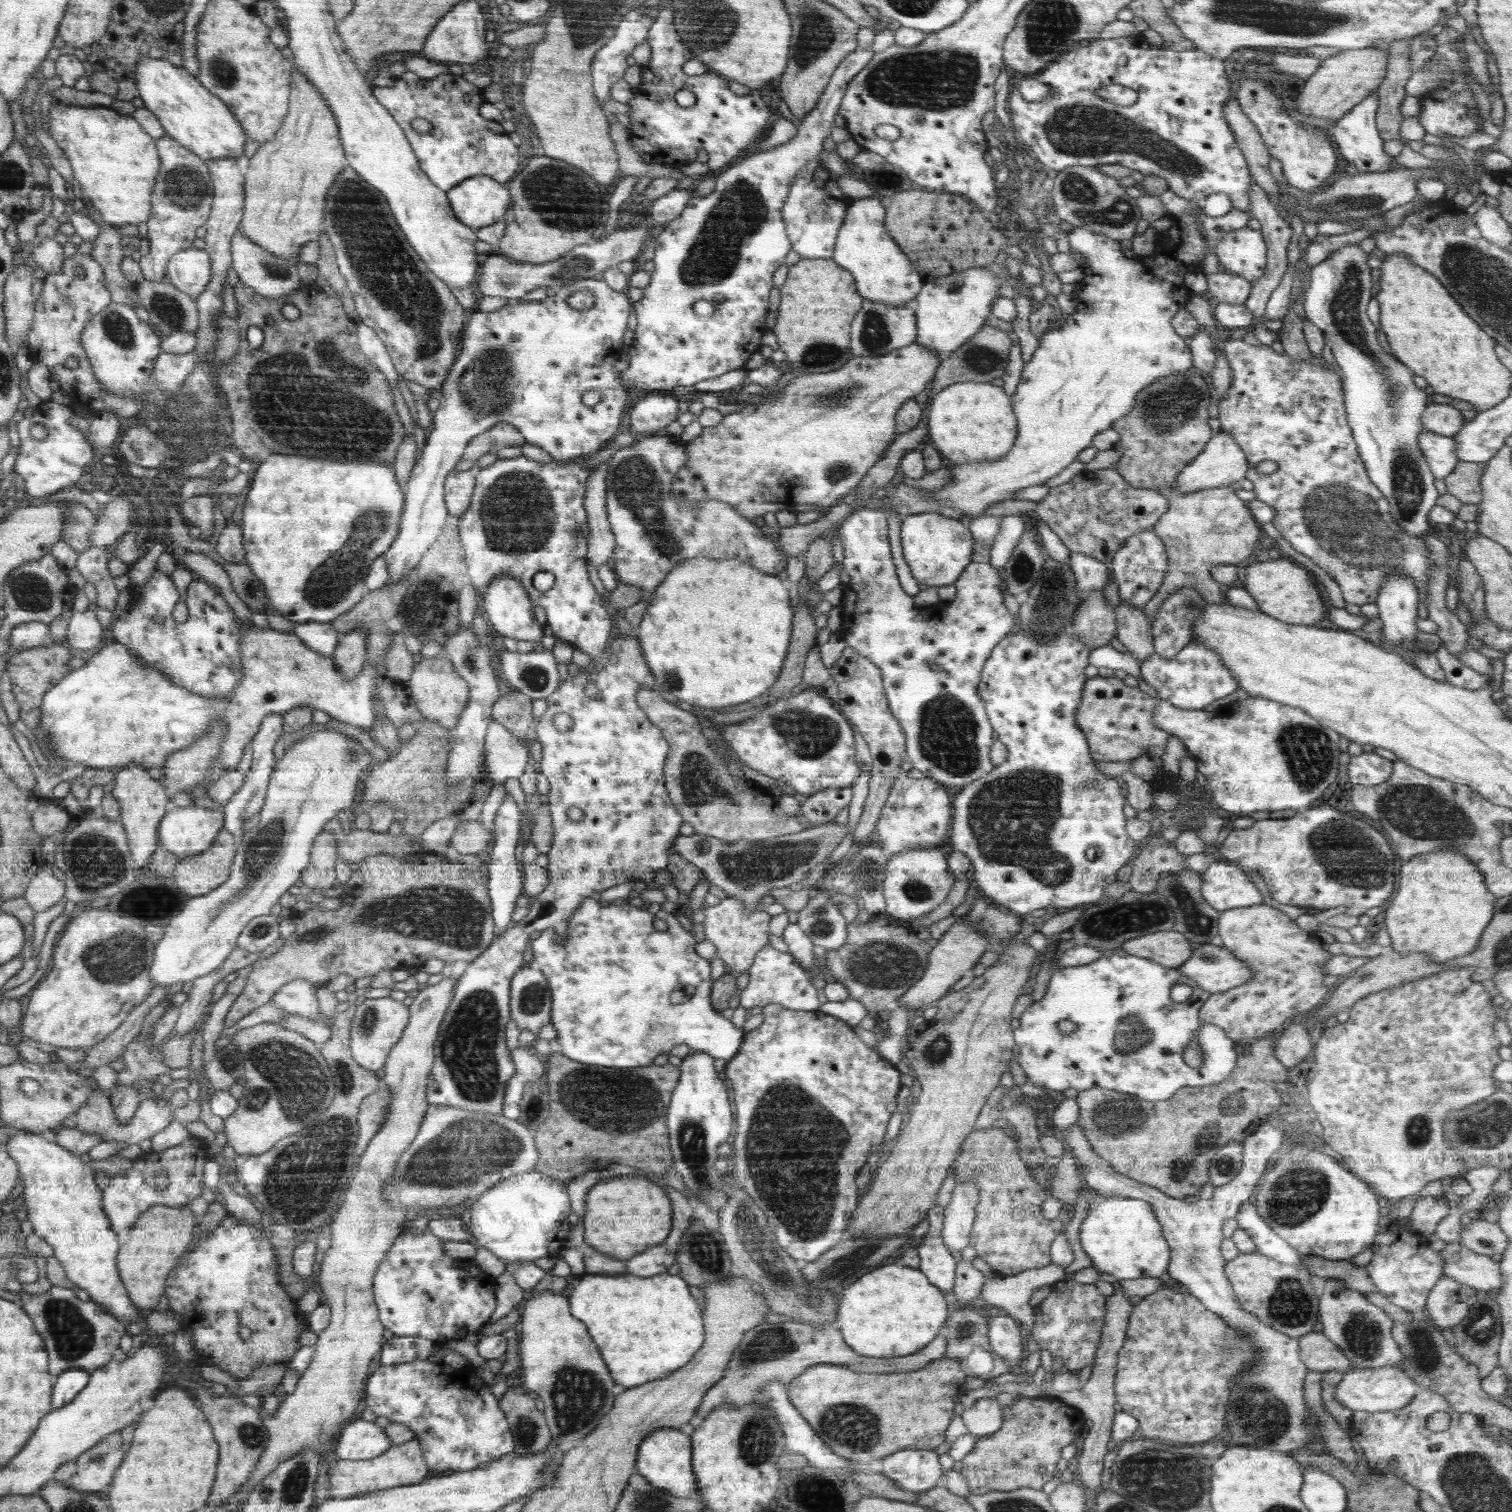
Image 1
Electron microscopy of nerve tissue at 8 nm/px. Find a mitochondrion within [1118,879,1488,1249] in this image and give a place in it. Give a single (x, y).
(1299, 1193)

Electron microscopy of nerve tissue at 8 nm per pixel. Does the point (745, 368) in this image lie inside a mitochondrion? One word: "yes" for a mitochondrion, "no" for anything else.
no

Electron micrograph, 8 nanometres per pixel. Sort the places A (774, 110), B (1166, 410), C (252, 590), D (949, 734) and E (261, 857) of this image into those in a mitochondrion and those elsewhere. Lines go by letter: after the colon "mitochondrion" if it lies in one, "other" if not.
A: other
B: mitochondrion
C: mitochondrion
D: mitochondrion
E: mitochondrion

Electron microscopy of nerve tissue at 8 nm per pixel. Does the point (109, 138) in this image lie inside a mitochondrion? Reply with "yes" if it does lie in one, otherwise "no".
no

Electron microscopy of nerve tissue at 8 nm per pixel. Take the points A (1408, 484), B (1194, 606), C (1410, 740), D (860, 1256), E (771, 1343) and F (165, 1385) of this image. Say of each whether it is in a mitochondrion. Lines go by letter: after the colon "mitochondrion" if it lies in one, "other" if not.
A: mitochondrion
B: other
C: other
D: mitochondrion
E: mitochondrion
F: other

